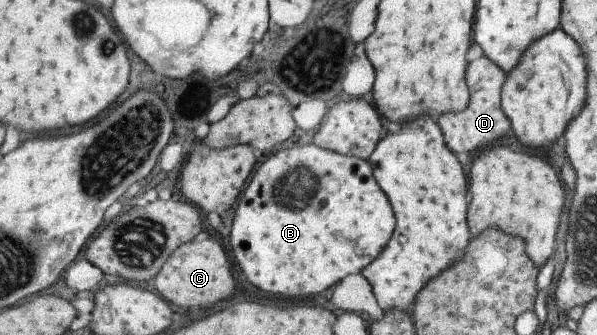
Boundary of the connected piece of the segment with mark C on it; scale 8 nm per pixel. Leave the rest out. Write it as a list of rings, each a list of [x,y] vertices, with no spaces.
[[[209,239],[209,241],[195,241],[189,243],[185,247],[181,247],[181,251],[174,254],[173,259],[169,259],[169,263],[165,265],[165,271],[161,271],[161,275],[157,275],[157,289],[155,289],[165,300],[171,301],[179,307],[213,307],[215,303],[227,299],[233,295],[237,283],[233,279],[233,271],[231,271],[231,261],[223,249],[223,245],[217,245],[217,239]]]

